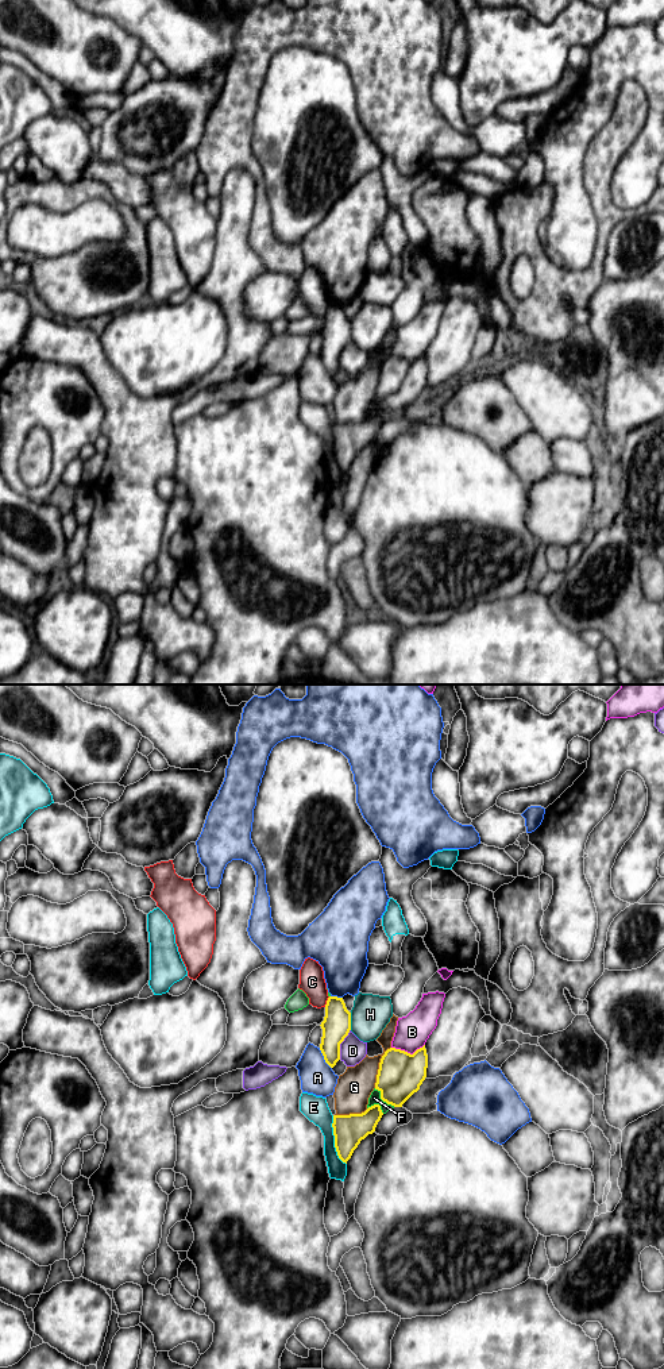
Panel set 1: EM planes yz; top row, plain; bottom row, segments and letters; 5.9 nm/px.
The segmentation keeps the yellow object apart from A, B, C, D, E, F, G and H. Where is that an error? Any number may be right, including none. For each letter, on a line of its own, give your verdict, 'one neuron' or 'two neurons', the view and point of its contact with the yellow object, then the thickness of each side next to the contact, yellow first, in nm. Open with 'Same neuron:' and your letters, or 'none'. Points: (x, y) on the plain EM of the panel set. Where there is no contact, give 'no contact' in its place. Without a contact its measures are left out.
Same neuron: none
A: two neurons; meets yellow in yz at (324, 367); 170 nm thick on the yellow side, 200 nm on the other
B: two neurons; meets yellow in yz at (408, 362); 260 nm thick on the yellow side, 200 nm on the other
C: two neurons; meets yellow in yz at (327, 311); 170 nm thick on the yellow side, 150 nm on the other
D: two neurons; meets yellow in yz at (340, 351); 170 nm thick on the yellow side, 160 nm on the other
E: two neurons; meets yellow in yz at (335, 448); 190 nm thick on the yellow side, 150 nm on the other
F: two neurons; meets yellow in yz at (382, 408); 260 nm thick on the yellow side, 70 nm on the other
G: two neurons; meets yellow in yz at (379, 376); 260 nm thick on the yellow side, 220 nm on the other
H: two neurons; meets yellow in yz at (350, 330); 170 nm thick on the yellow side, 220 nm on the other

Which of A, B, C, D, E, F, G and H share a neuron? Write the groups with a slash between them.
A / B / C / D / E / F / G / H

